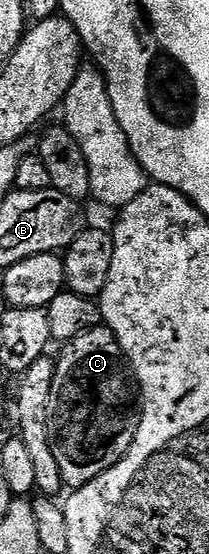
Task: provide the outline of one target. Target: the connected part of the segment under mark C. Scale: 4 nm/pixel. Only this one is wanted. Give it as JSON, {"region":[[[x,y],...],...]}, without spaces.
{"region":[[[100,324],[92,330],[86,330],[60,350],[63,351],[57,354],[53,392],[49,392],[47,427],[57,468],[61,468],[64,487],[78,488],[116,466],[129,452],[137,436],[141,417],[141,391],[115,333],[108,330],[106,325]]]}

